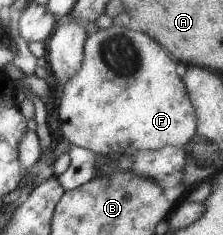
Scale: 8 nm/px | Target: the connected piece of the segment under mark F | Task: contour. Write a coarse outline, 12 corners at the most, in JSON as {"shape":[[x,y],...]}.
{"shape":[[89,34],[58,93],[64,141],[182,148],[195,112],[157,42]]}

